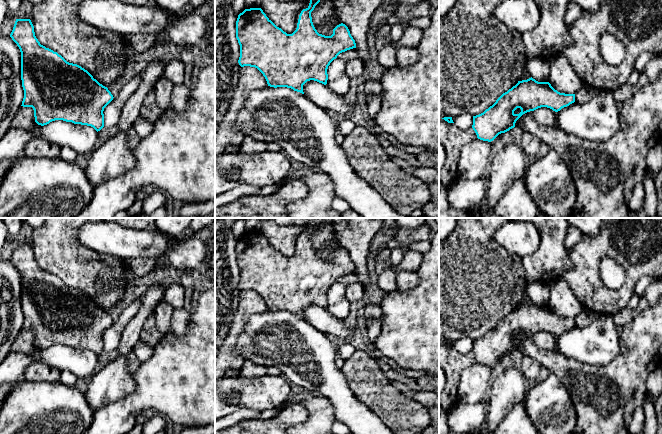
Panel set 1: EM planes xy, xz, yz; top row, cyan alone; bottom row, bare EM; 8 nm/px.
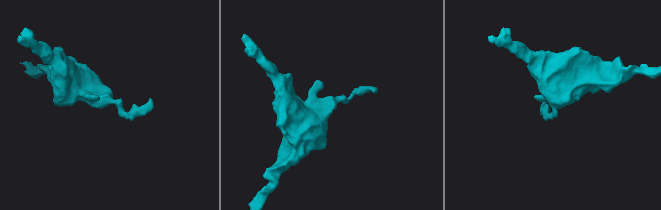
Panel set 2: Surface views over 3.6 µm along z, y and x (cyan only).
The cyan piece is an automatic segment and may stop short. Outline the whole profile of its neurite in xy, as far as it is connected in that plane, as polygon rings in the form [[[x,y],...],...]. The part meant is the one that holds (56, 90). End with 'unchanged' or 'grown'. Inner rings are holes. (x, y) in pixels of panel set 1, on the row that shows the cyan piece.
[[[16,19],[10,34],[21,52],[21,80],[24,90],[23,107],[32,107],[35,122],[44,126],[55,120],[63,120],[74,124],[93,127],[97,132],[104,127],[104,108],[113,100],[113,95],[107,87],[100,84],[84,68],[67,62],[61,55],[41,45],[35,36],[34,26],[30,19]]]; unchanged

